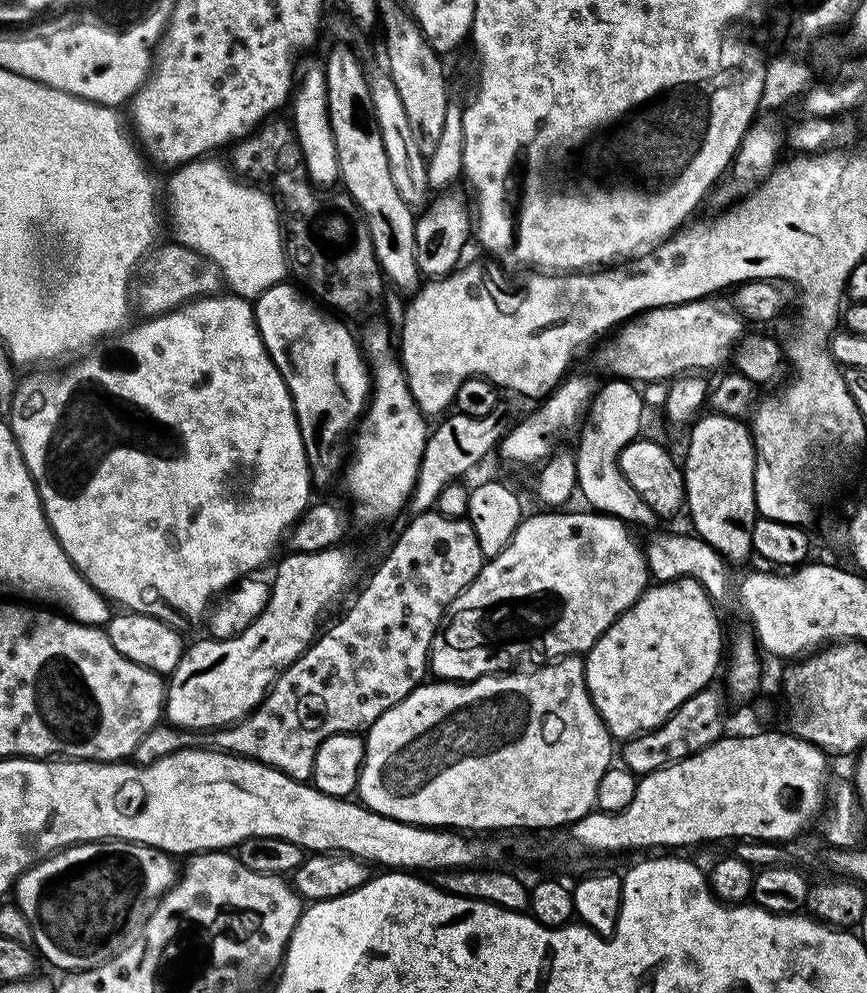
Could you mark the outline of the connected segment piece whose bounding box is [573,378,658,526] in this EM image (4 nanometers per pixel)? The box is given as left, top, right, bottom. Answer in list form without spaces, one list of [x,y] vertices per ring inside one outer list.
[[[610,378],[609,381],[593,395],[592,403],[586,413],[586,424],[581,427],[577,448],[574,448],[573,460],[577,491],[589,503],[593,511],[616,516],[628,524],[650,526],[657,523],[658,517],[651,506],[626,480],[621,472],[618,456],[641,432],[642,416],[646,405],[641,391],[627,379]]]

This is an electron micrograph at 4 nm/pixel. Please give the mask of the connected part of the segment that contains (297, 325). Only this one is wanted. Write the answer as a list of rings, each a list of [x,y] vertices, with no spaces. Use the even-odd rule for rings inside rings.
[[[288,283],[270,286],[270,290],[255,297],[256,325],[288,387],[309,465],[315,460],[328,460],[335,465],[338,454],[332,447],[357,427],[368,407],[370,368],[357,337],[355,340],[351,330],[335,320],[340,318],[305,295],[295,283]]]

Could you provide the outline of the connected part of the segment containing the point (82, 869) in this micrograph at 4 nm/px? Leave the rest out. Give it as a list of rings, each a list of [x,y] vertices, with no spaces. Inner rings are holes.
[[[102,840],[99,842],[89,842],[87,844],[73,844],[71,848],[62,848],[58,852],[53,852],[44,860],[33,864],[31,868],[22,873],[17,878],[14,885],[14,903],[26,914],[26,922],[30,922],[32,931],[32,944],[35,951],[41,957],[44,956],[56,968],[64,968],[68,972],[84,972],[87,968],[96,968],[99,964],[105,964],[107,960],[112,959],[125,944],[129,943],[140,928],[152,916],[156,905],[160,903],[160,897],[176,883],[178,879],[178,868],[172,865],[173,857],[167,852],[160,852],[157,848],[151,848],[145,844],[131,844],[128,840]]]

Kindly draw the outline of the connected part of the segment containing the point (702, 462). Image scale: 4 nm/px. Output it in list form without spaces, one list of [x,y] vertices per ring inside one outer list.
[[[713,412],[697,417],[691,425],[686,456],[682,458],[686,512],[692,515],[695,535],[705,540],[716,551],[717,557],[740,564],[752,552],[752,527],[758,521],[754,498],[754,470],[756,452],[749,425],[739,417]]]

